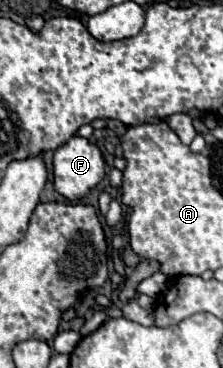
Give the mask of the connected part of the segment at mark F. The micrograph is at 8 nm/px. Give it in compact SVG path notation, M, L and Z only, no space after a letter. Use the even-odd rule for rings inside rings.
M73 136L53 154L55 190L67 200L83 198L105 176L101 150L83 136Z

